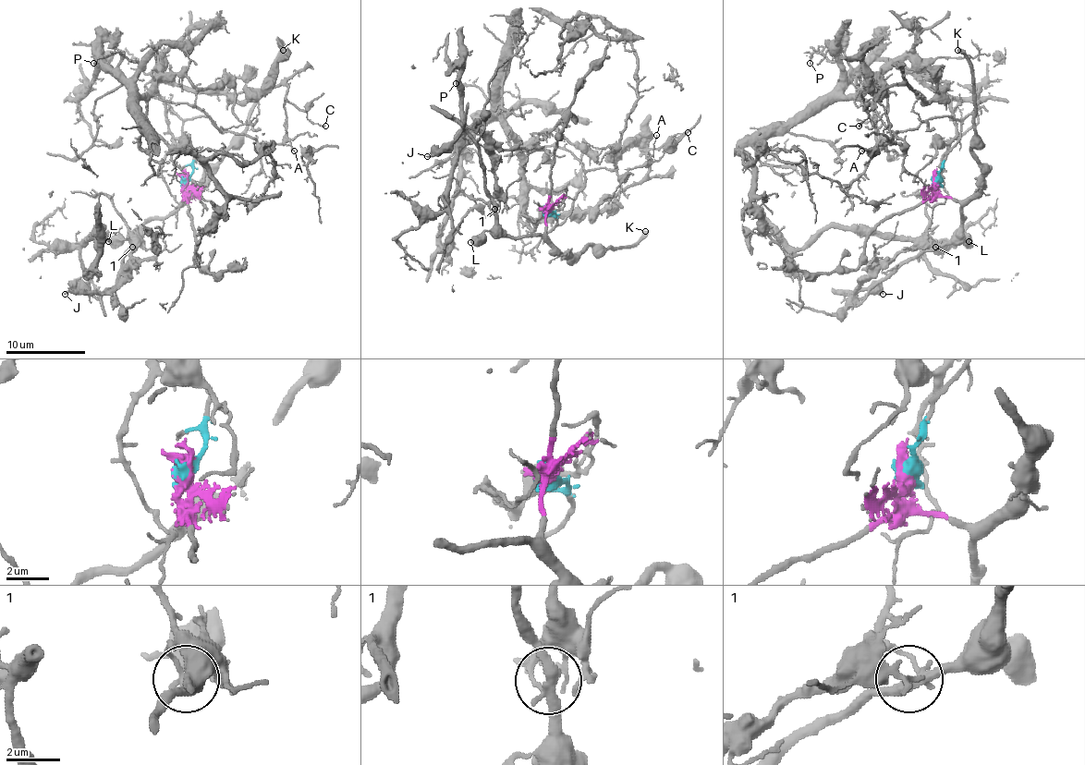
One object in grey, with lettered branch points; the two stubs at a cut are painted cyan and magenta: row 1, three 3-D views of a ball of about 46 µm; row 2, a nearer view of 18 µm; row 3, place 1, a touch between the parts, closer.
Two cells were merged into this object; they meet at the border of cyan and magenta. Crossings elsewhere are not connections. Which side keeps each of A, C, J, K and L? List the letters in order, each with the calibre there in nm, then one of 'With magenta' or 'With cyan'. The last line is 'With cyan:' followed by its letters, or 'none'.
A: Thickness 100 nm. With cyan
C: Thickness 140 nm. With cyan
J: Thickness 190 nm. With magenta
K: Thickness 360 nm. With magenta
L: Thickness 650 nm. With magenta
With cyan: A, C

